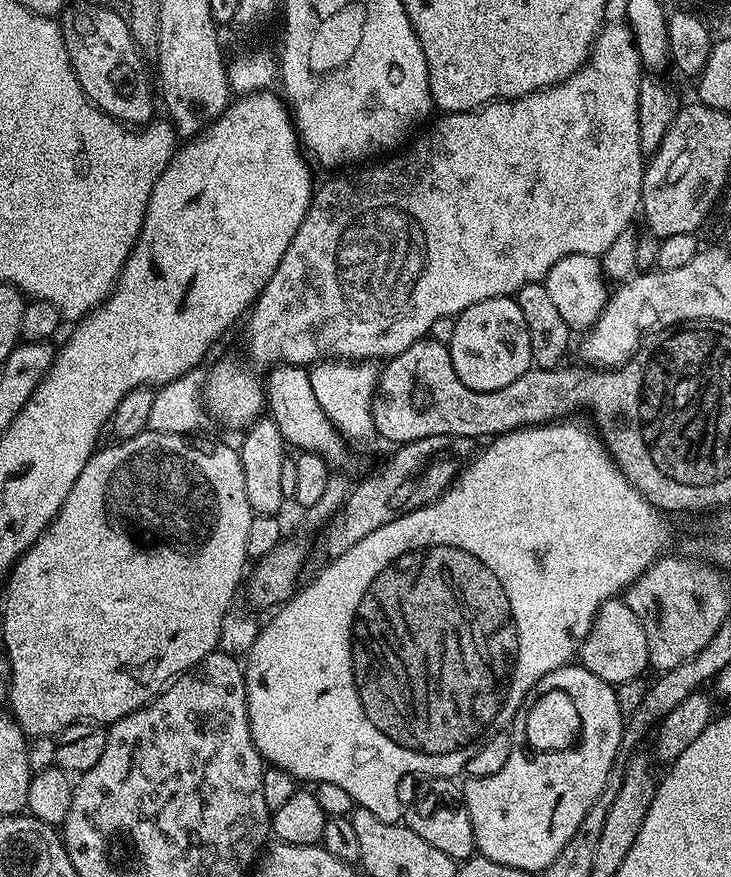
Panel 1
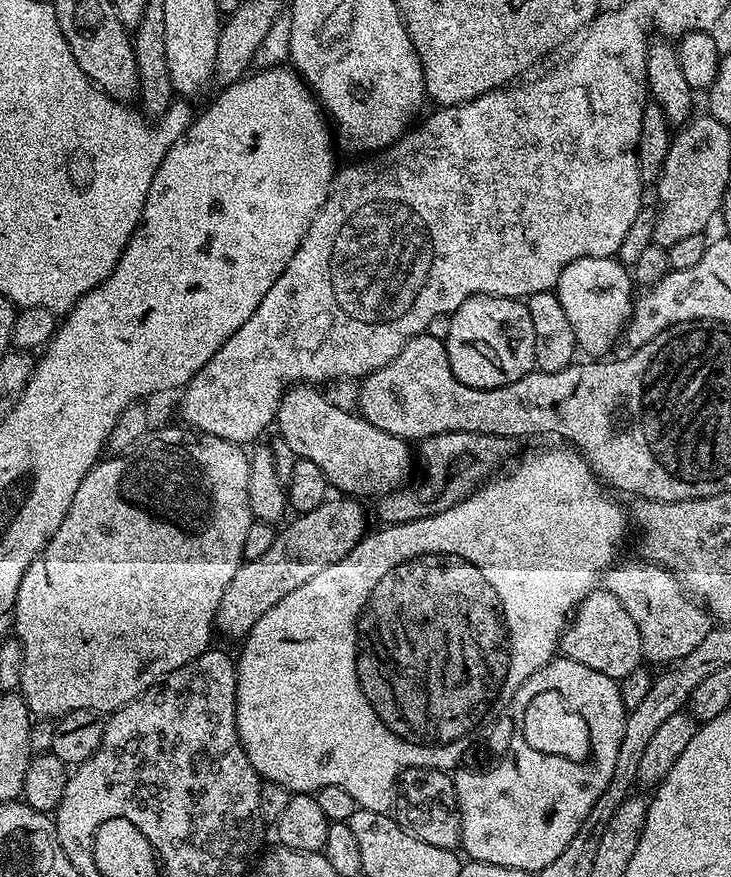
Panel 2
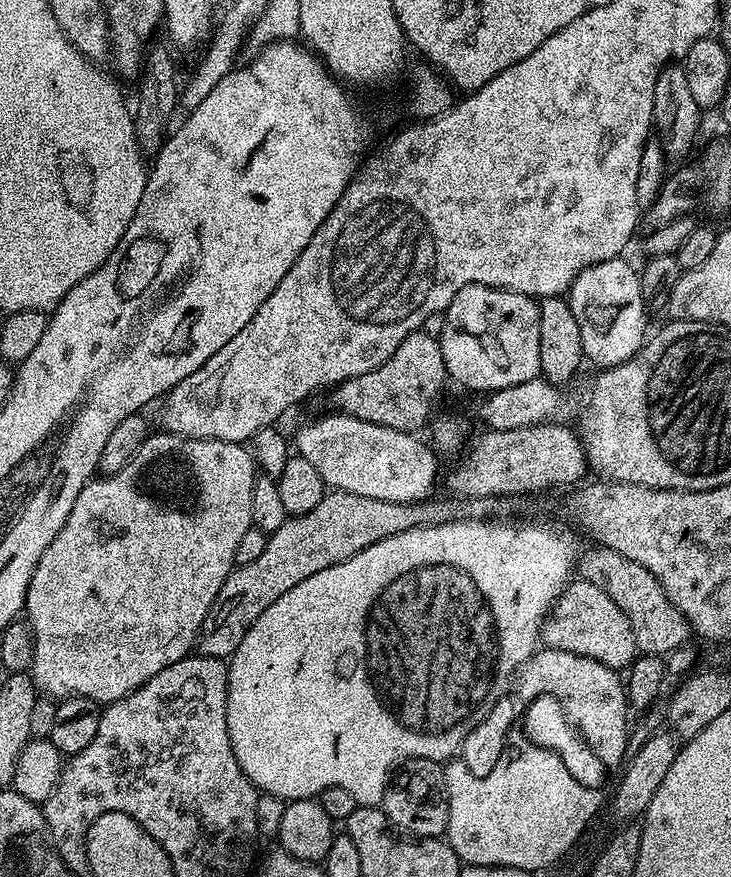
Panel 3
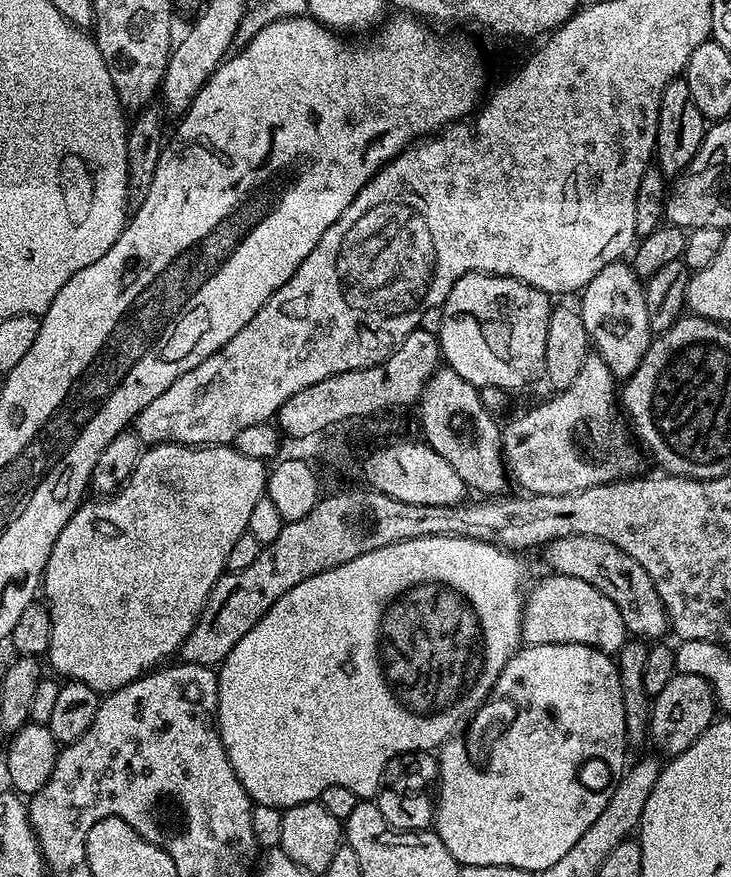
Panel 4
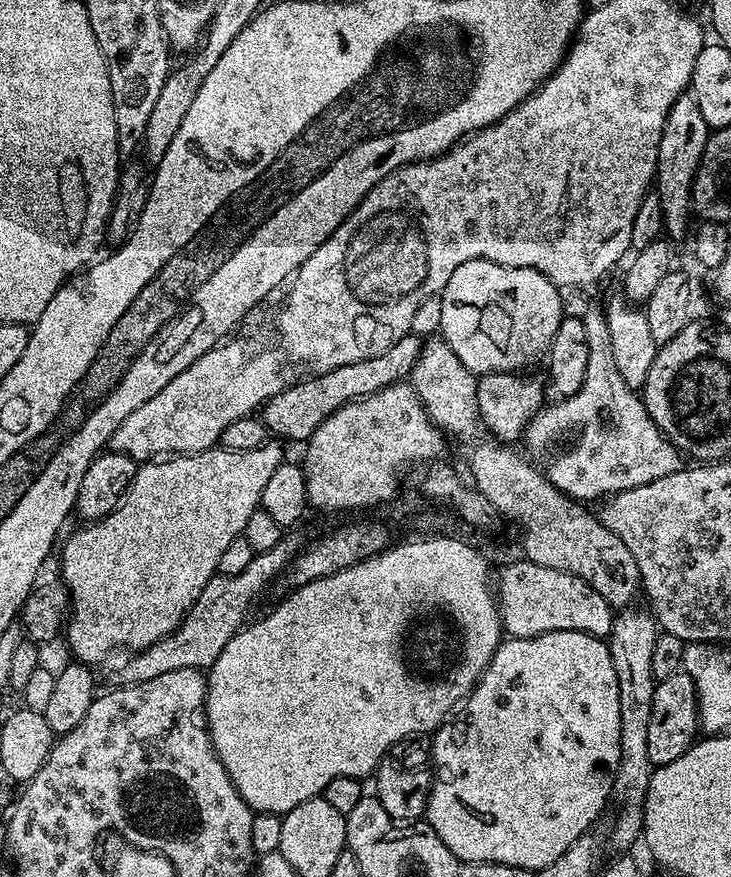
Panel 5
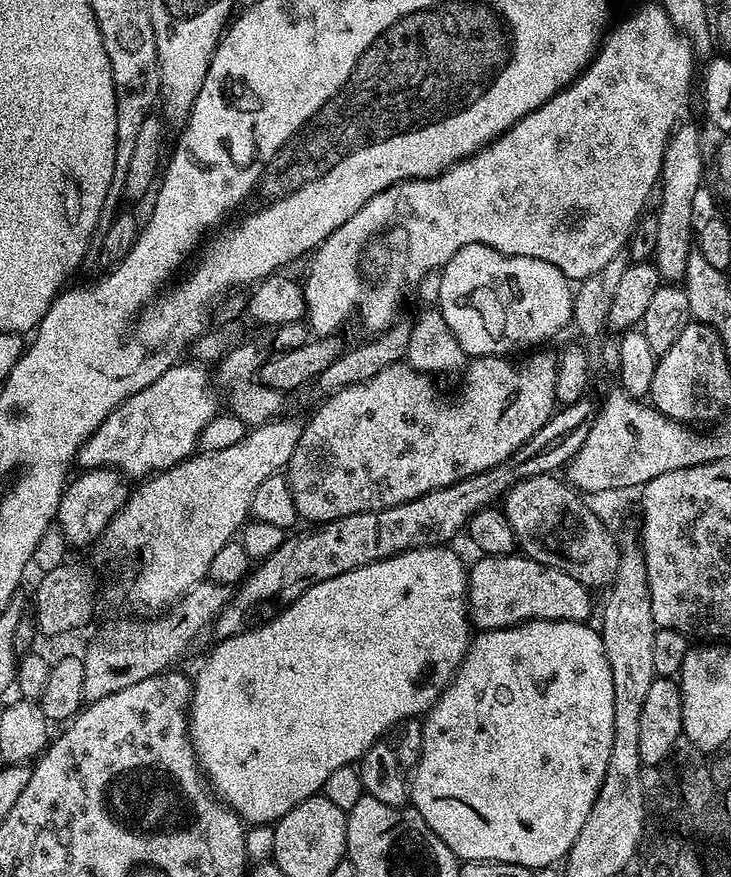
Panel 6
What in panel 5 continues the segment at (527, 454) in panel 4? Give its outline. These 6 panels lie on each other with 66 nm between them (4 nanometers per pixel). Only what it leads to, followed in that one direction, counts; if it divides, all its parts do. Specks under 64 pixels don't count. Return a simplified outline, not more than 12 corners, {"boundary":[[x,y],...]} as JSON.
{"boundary":[[582,312],[586,374],[523,439],[571,428],[546,475],[578,502],[664,478],[681,453],[622,382],[607,315]]}

